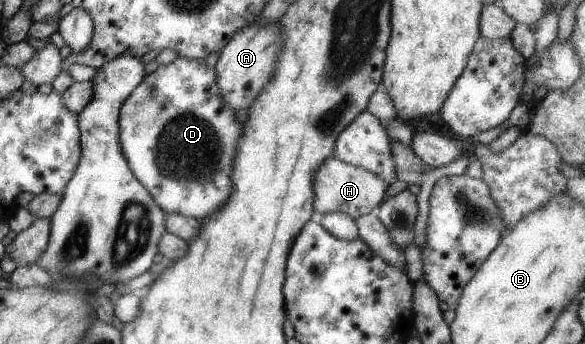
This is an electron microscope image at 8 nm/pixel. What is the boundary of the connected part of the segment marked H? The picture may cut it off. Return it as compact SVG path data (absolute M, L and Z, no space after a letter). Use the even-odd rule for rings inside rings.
M330 155L320 162L313 173L313 216L316 219L324 213L336 212L343 213L355 220L361 215L376 210L376 207L382 202L382 196L387 187L388 184L373 173L337 160Z

